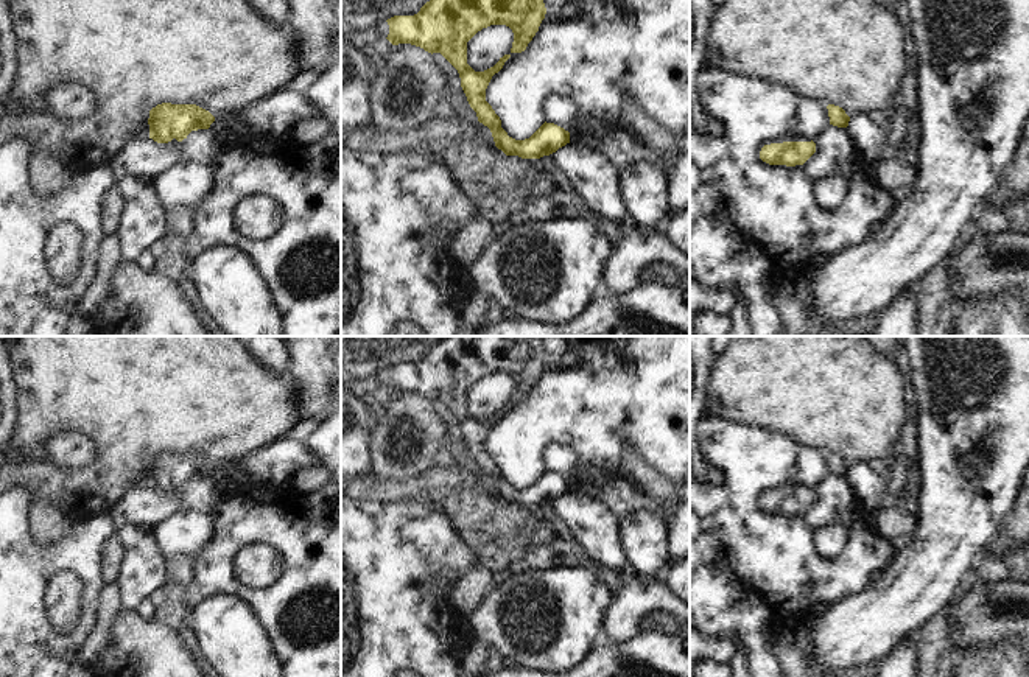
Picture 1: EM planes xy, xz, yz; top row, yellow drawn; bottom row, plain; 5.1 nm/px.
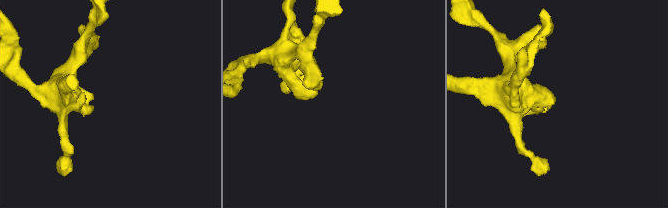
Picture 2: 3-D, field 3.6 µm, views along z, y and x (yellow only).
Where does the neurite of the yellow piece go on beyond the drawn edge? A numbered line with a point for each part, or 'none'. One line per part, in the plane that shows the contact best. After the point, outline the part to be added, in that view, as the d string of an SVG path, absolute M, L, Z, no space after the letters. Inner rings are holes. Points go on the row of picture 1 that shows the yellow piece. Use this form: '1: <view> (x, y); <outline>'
none

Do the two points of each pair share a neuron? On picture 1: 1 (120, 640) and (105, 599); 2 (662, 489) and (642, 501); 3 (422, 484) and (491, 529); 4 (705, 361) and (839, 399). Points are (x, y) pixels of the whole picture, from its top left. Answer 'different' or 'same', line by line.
1: different
2: different
3: same
4: different

